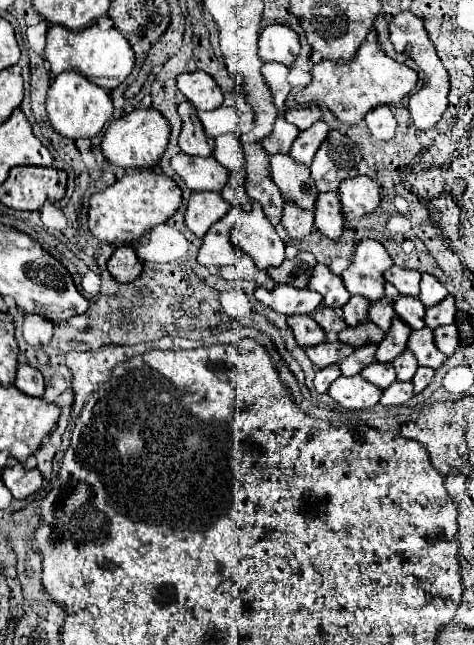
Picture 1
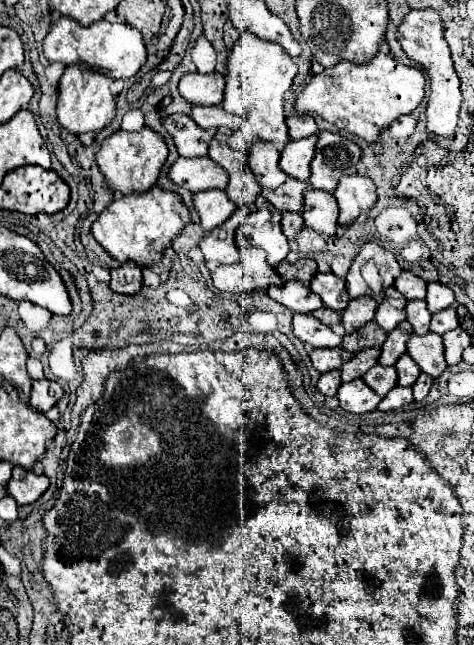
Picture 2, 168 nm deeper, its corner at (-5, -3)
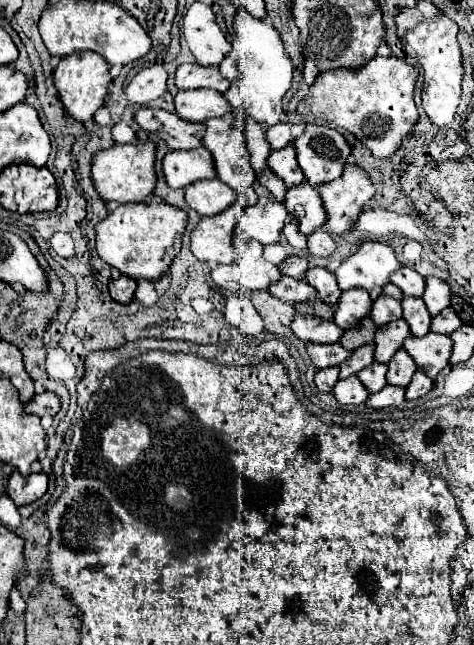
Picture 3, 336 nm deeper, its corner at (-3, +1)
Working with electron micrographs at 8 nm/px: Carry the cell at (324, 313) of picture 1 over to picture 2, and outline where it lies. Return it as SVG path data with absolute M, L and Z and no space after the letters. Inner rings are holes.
M319 308L317 312L311 312L319 322L323 322L325 326L333 326L333 324L337 324L337 322L341 322L341 314L339 312L335 312L335 310L331 310L331 308Z

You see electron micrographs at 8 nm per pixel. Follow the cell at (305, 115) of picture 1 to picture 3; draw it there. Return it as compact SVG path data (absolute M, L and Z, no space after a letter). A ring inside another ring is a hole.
M303 122L301 124L275 124L265 130L265 136L267 136L271 150L281 150L287 144L291 144L295 138L299 138L303 130L305 130Z

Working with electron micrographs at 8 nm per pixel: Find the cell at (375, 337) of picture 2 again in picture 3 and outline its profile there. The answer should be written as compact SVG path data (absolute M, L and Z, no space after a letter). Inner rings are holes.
M365 316L357 326L345 330L345 334L341 336L339 344L347 350L355 350L363 344L373 344L373 336L375 336L377 326L373 324L373 320L369 316Z

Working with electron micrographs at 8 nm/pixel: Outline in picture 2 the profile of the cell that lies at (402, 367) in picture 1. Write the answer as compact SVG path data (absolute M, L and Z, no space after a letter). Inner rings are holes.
M403 354L397 360L395 368L397 368L397 374L399 374L399 380L397 380L399 386L411 386L419 378L419 374L421 374L419 366L413 362L413 358L409 354Z

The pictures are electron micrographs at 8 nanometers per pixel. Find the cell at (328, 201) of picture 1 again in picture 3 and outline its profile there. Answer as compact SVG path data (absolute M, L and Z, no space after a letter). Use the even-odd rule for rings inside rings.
M299 184L295 188L289 188L283 204L289 210L289 216L297 220L297 226L303 234L311 234L317 228L321 228L323 220L327 218L323 214L323 204L319 200L319 194L311 184Z

